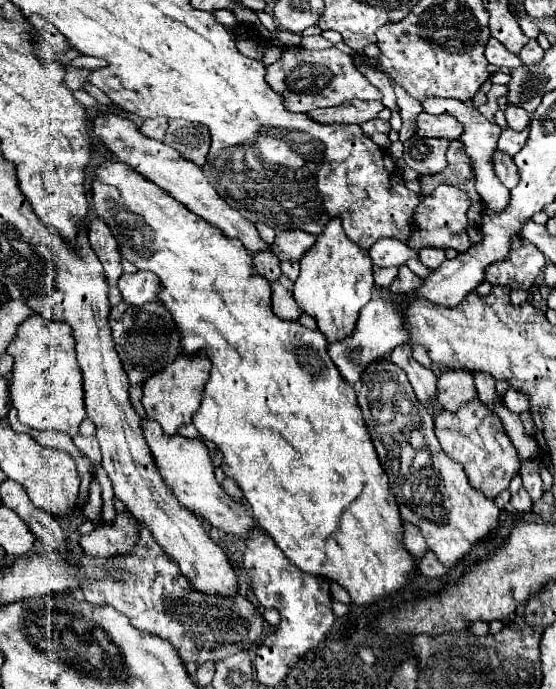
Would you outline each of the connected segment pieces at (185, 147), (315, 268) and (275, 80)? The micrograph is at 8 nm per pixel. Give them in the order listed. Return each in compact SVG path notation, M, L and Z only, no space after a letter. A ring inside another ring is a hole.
M169 120L163 142L175 148L183 158L195 162L197 166L203 166L211 146L211 136L209 128L203 124L189 120Z
M333 218L315 238L315 244L301 258L301 274L295 280L295 300L305 314L317 320L319 330L329 342L341 340L357 322L357 312L373 298L373 262L365 248L357 246L343 232L341 220Z
M303 46L283 48L281 58L267 66L265 80L281 94L289 112L311 112L313 108L339 106L349 100L381 100L381 92L355 68L353 58L335 46L329 50L307 50Z

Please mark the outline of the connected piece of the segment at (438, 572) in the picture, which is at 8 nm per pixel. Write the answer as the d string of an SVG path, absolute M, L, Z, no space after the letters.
M433 552L429 556L425 556L423 560L419 560L419 574L427 576L427 578L439 578L445 576L449 570L437 560L437 556L433 556Z

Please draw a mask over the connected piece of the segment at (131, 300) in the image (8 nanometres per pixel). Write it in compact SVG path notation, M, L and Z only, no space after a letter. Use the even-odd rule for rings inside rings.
M135 272L135 274L123 274L117 286L123 294L123 302L137 306L157 300L161 280L153 272Z

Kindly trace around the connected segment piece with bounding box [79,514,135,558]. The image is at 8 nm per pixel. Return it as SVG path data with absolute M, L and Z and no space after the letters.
M117 514L115 526L101 526L87 536L79 538L81 550L91 558L107 558L121 548L129 548L129 532L133 532L133 516Z

